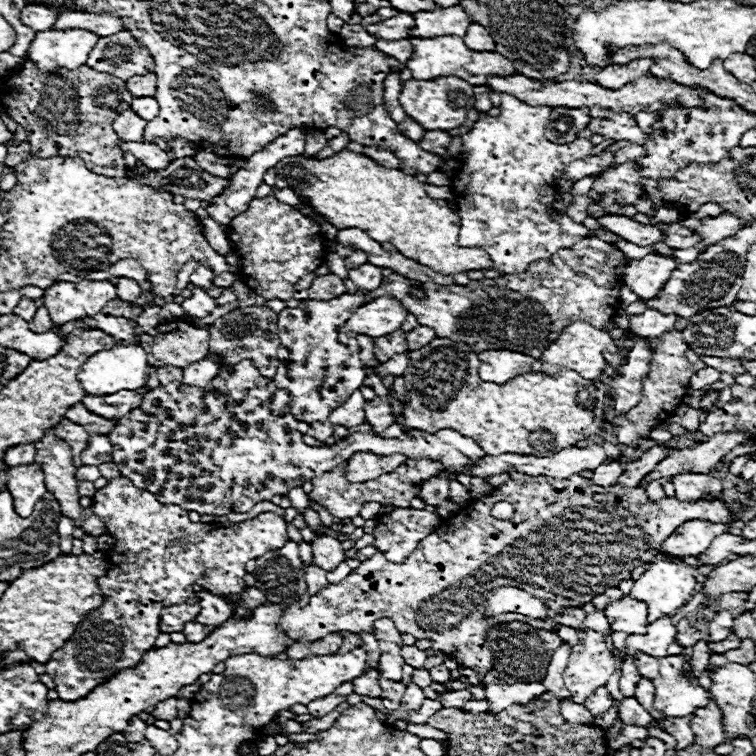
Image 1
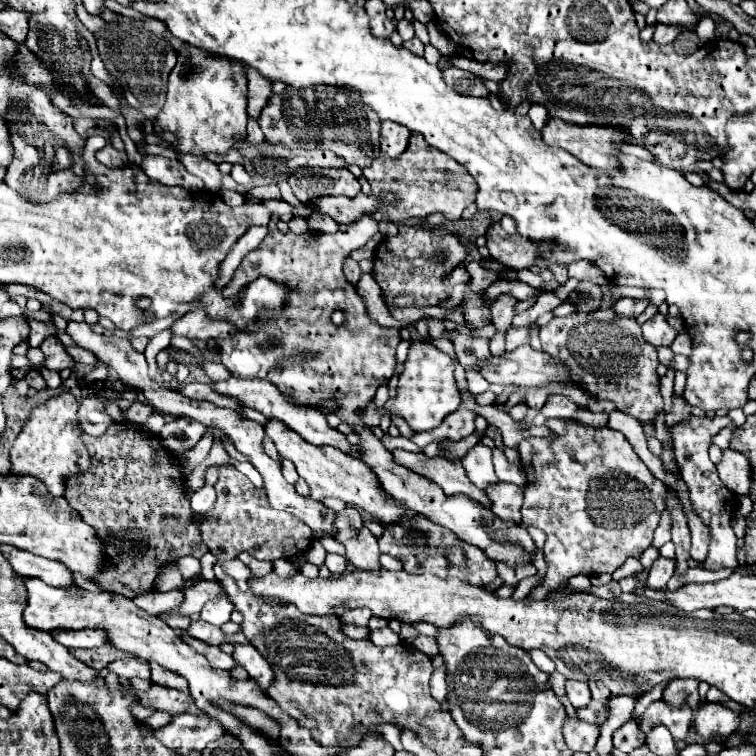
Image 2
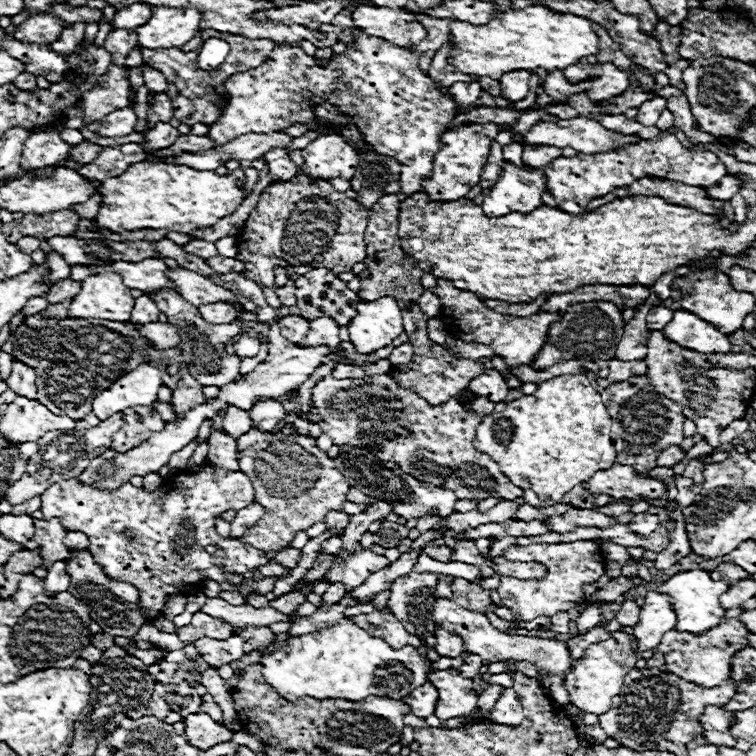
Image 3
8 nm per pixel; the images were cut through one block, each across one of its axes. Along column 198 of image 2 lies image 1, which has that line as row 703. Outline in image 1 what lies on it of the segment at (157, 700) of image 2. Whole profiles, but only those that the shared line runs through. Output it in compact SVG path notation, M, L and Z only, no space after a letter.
M710 700L706 708L694 710L690 726L696 736L696 744L702 748L716 748L718 744L726 742L722 720L722 712L718 710L714 700Z

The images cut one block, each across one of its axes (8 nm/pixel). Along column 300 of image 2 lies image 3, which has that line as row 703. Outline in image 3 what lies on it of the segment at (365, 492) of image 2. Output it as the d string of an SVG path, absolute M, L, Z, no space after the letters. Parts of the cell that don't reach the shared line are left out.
M438 670L428 676L434 686L438 686L438 710L434 712L440 720L468 716L478 708L478 696L474 694L474 684L470 678L462 678L458 670Z

